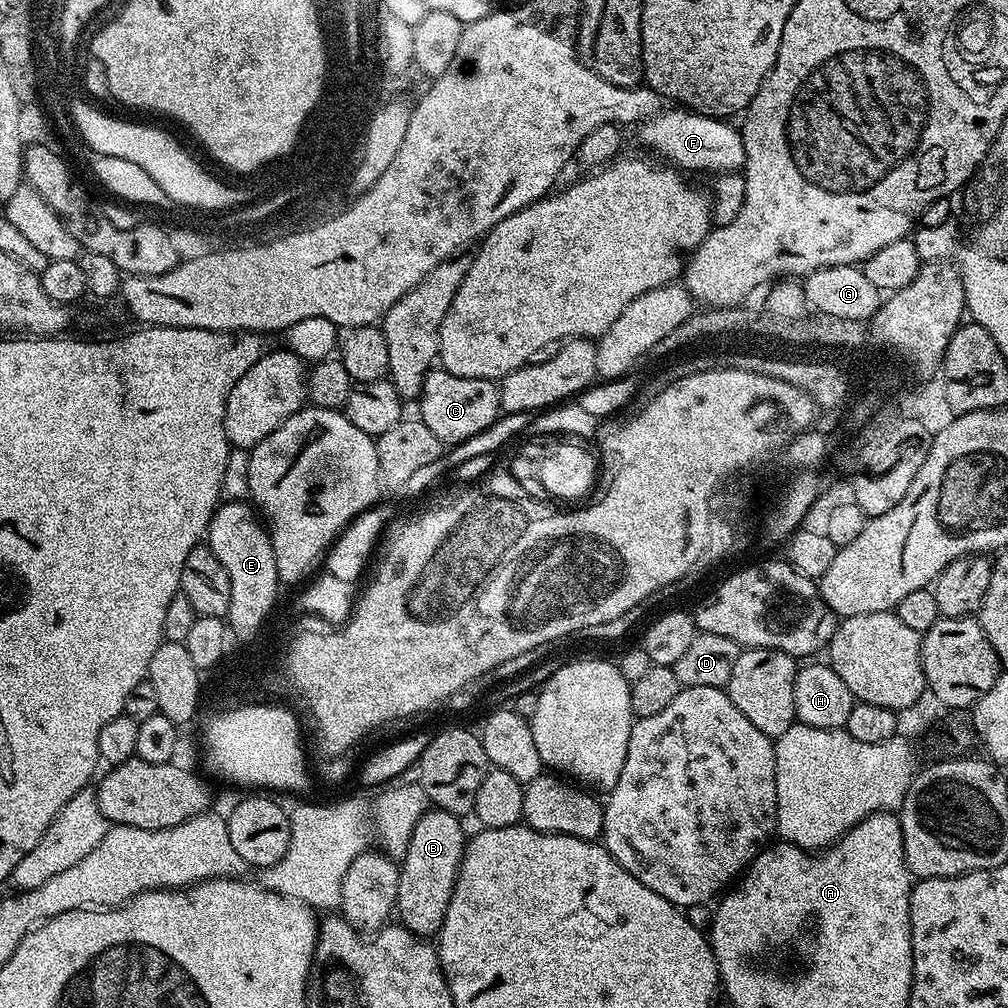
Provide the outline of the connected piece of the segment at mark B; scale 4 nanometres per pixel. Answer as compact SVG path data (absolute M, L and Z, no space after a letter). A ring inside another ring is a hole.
M429 810L418 820L418 826L414 826L414 834L410 834L410 846L406 850L404 859L399 861L398 867L400 877L398 878L398 898L394 909L399 923L408 928L415 936L432 938L437 935L446 918L446 906L450 906L450 898L454 894L456 879L460 873L460 859L464 856L464 845L466 835L461 817L441 812L439 810Z

